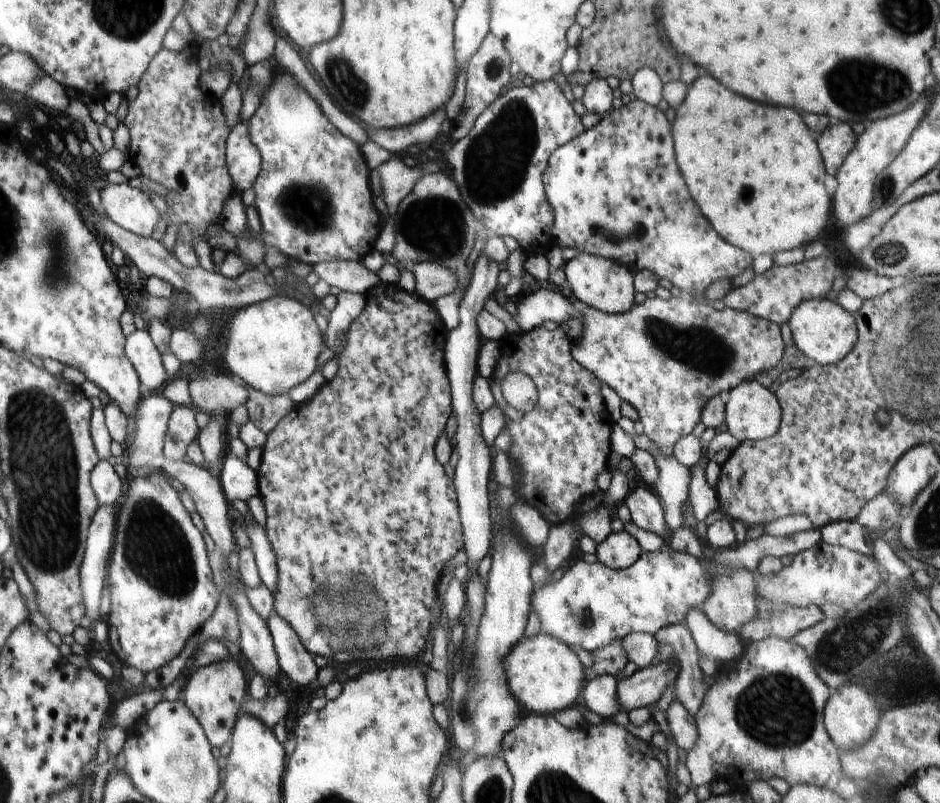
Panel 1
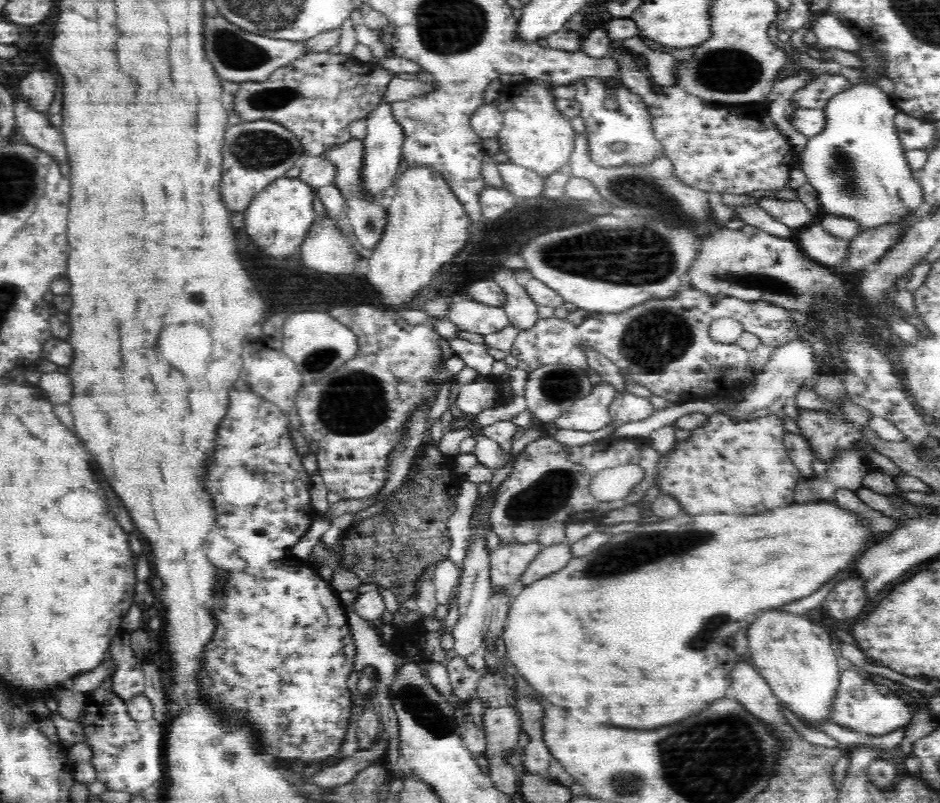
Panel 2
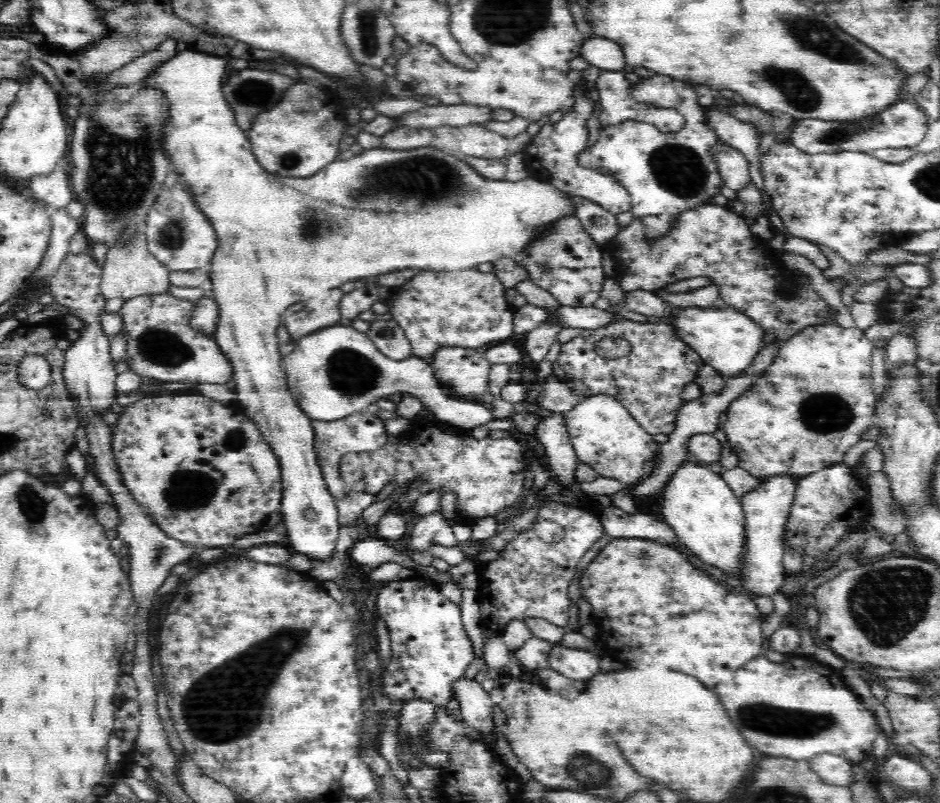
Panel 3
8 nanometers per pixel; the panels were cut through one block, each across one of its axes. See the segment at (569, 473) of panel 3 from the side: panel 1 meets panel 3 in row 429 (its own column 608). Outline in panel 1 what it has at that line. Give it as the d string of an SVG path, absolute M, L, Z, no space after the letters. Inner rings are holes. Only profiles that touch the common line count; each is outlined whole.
M626 530L610 533L597 545L598 562L611 569L625 569L634 564L642 554L640 544Z

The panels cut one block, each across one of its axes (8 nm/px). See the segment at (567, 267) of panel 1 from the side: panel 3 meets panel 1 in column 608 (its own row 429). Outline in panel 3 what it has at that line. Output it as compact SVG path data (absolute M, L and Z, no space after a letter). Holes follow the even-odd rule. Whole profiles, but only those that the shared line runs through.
M184 50L184 52L178 52L170 62L166 62L160 70L158 70L158 74L154 74L150 80L148 80L148 86L156 86L156 88L160 88L160 90L164 90L166 94L168 94L168 100L172 102L172 122L170 122L170 126L168 126L168 136L166 136L166 142L164 142L164 148L166 148L166 152L172 156L172 160L174 160L174 164L176 164L176 172L180 172L182 174L182 178L184 178L184 182L188 184L188 186L192 186L191 200L193 200L195 206L198 206L200 213L204 215L204 219L207 222L210 222L211 226L214 227L215 238L217 242L216 251L214 252L214 256L211 257L209 276L212 280L213 284L213 292L214 292L214 300L218 303L218 312L220 315L217 329L215 330L215 339L222 350L222 353L228 358L228 360L232 363L233 366L233 380L236 382L236 386L234 390L237 392L237 400L236 403L244 404L241 406L242 408L246 408L248 410L248 418L256 424L259 428L259 431L262 433L263 439L272 447L274 454L278 456L279 467L282 473L282 516L286 518L286 530L290 532L290 544L292 544L292 548L294 550L298 550L299 554L304 554L309 558L314 558L315 560L330 560L332 556L334 556L335 544L339 537L340 523L338 520L338 509L335 505L334 497L330 494L330 491L327 489L325 480L322 476L321 468L318 464L318 459L316 456L316 451L314 451L314 429L312 428L312 419L304 413L304 411L297 405L297 402L294 400L292 393L289 391L287 376L283 371L283 358L280 357L280 352L278 351L279 340L276 334L276 330L278 330L278 326L283 324L282 322L282 313L292 304L296 304L296 302L300 301L308 301L312 299L312 296L316 296L319 293L324 291L332 290L334 288L338 288L342 286L345 282L350 282L350 280L368 280L374 278L378 274L384 274L388 272L392 272L395 270L400 270L402 268L416 268L419 270L427 270L430 271L462 271L466 269L471 269L472 267L476 267L478 264L482 263L492 263L494 260L498 260L501 257L509 257L512 258L517 252L525 249L525 246L536 236L539 235L544 229L548 228L552 222L556 222L556 220L560 220L562 216L576 216L576 206L572 206L570 199L568 199L567 195L572 195L572 193L566 193L562 191L562 189L558 189L555 185L550 184L548 181L540 180L538 178L534 178L533 176L524 177L522 180L518 181L509 181L508 179L504 180L494 180L487 179L482 175L478 174L478 171L471 170L470 166L466 166L466 163L462 162L457 158L457 154L452 154L446 152L444 150L439 150L438 148L420 148L415 150L387 150L386 148L372 148L372 150L364 150L362 154L358 154L358 156L348 155L345 158L338 158L337 161L332 162L330 164L326 164L320 172L316 172L312 174L312 176L288 176L288 178L280 178L280 176L272 176L268 170L262 168L262 165L257 161L257 157L252 151L251 143L249 142L247 132L243 131L235 121L234 112L232 109L228 108L228 104L226 104L226 100L224 100L224 92L220 90L220 88L224 88L222 86L222 82L224 82L224 76L226 76L226 66L228 66L228 60L224 58L218 58L218 56L210 56L210 54L200 54L200 52L192 52L192 50ZM308 508L312 508L314 512L316 512L316 516L318 518L314 518L314 520L308 520L308 518L302 518L304 516L304 510L308 510Z

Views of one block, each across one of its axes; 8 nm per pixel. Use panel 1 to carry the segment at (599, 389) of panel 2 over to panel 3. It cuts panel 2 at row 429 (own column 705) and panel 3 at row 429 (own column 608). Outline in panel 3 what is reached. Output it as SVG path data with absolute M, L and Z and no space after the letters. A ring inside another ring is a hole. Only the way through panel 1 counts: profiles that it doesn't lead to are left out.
M610 395L585 397L563 416L567 434L580 463L590 465L599 476L616 479L625 485L642 482L655 468L660 443L652 439L620 400Z

